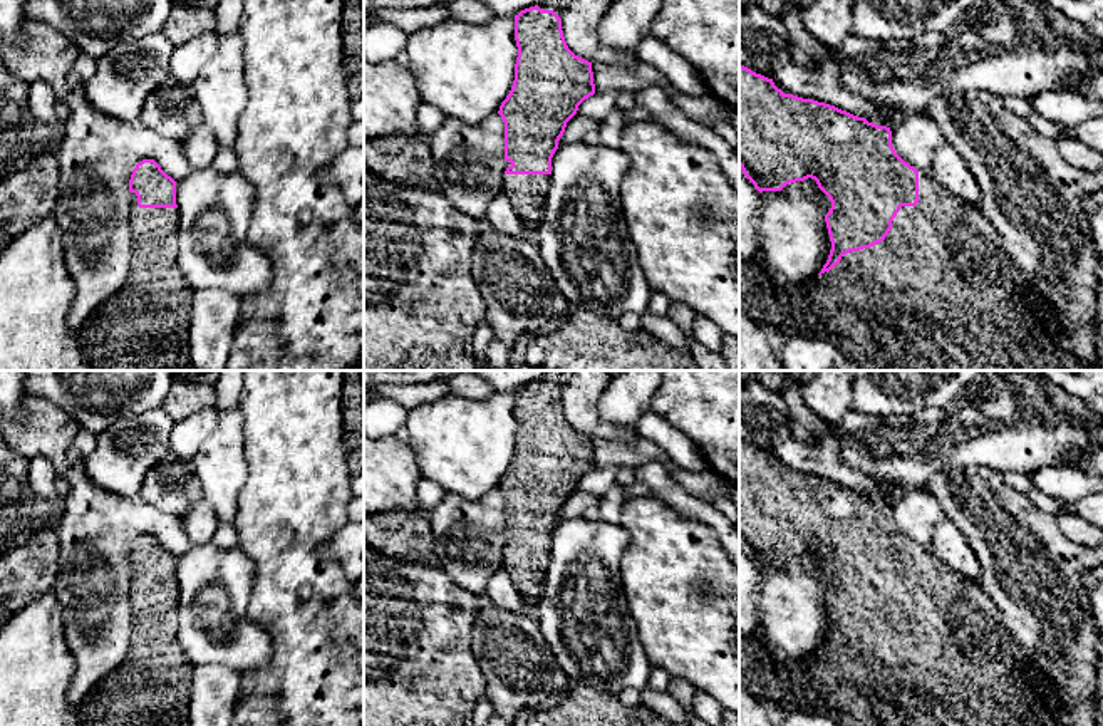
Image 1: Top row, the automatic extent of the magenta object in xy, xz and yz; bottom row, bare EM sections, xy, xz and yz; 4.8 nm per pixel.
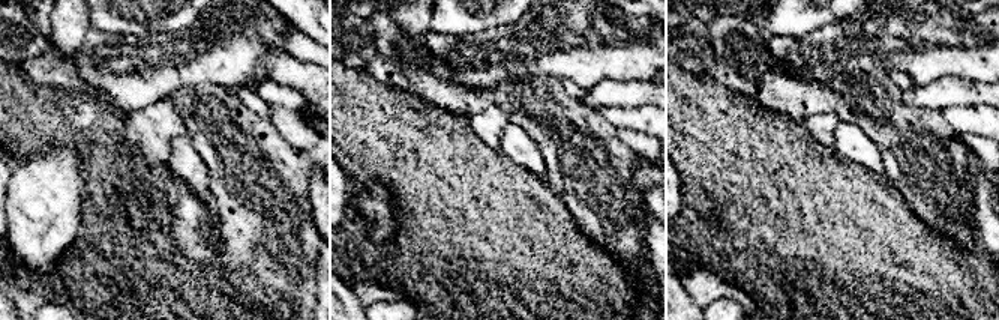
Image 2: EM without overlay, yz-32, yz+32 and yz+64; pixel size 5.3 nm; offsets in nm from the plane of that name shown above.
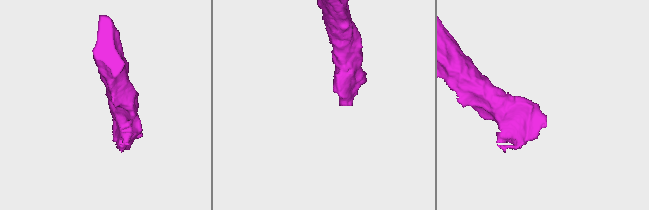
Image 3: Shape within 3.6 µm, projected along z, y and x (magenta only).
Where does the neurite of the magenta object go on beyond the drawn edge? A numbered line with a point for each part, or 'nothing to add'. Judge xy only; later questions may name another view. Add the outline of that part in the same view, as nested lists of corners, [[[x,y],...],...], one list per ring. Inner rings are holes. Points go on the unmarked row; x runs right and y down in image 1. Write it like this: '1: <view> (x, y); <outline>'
1: xy (151, 688); [[[131,568],[129,651],[80,703],[80,726],[189,726],[194,666],[178,642],[178,600],[178,583],[139,583]]]

